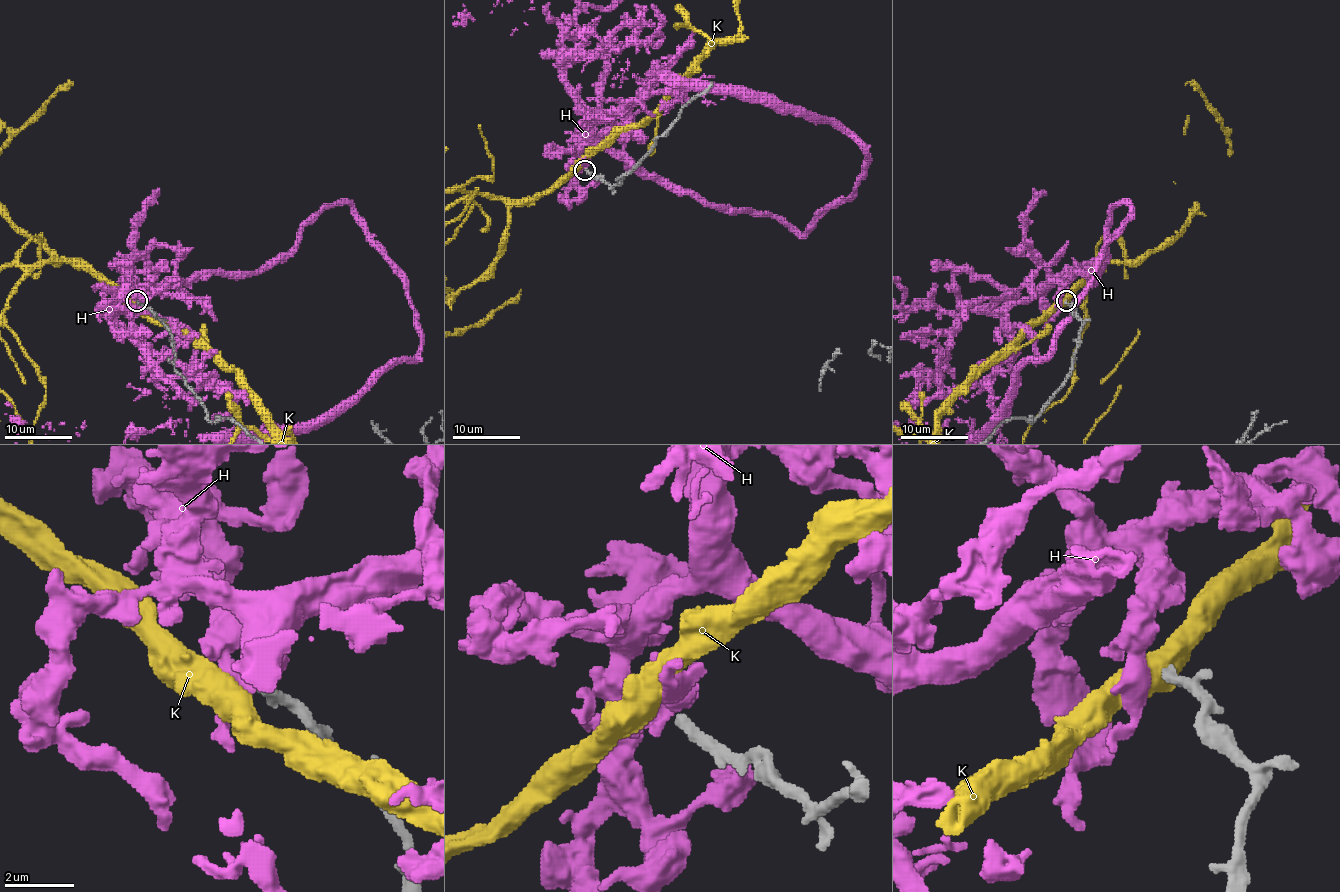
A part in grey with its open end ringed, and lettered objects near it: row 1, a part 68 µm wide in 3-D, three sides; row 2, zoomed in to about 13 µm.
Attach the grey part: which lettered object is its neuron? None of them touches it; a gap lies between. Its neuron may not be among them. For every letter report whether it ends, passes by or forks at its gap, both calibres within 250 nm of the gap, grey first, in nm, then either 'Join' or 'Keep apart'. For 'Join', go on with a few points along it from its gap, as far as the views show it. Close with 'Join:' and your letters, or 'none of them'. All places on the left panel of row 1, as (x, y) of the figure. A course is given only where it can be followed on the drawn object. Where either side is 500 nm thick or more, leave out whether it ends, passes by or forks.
H: It forks there. Thickness 320 nm (grey) against 400 nm. Keep apart
K: Thickness 320 nm (grey) against 750 nm. Keep apart
Join: none of them

